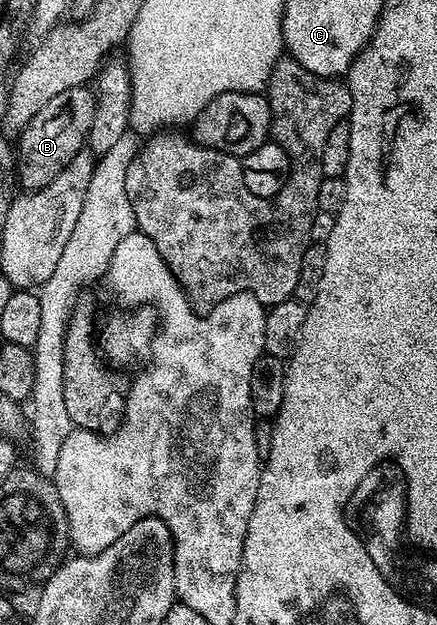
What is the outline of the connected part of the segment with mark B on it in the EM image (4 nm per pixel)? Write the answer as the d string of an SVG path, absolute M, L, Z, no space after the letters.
M91 88L67 89L62 95L54 95L34 119L19 134L16 172L21 190L31 191L46 187L59 175L86 145L88 132L94 123L96 94Z

